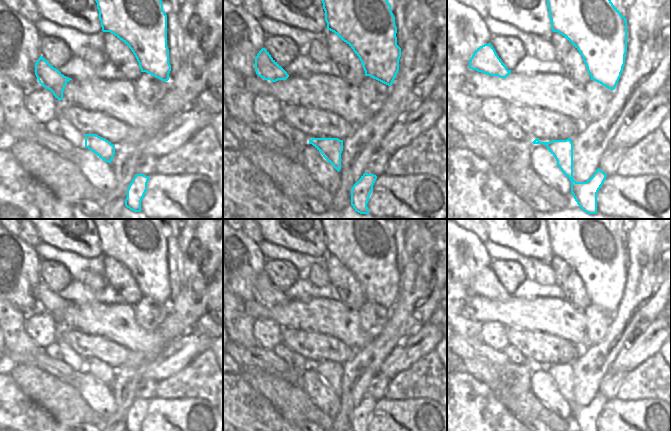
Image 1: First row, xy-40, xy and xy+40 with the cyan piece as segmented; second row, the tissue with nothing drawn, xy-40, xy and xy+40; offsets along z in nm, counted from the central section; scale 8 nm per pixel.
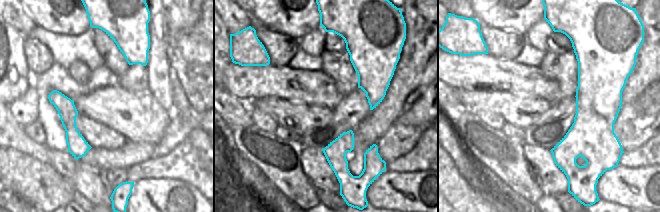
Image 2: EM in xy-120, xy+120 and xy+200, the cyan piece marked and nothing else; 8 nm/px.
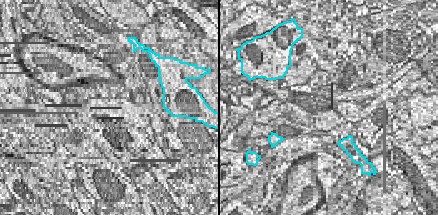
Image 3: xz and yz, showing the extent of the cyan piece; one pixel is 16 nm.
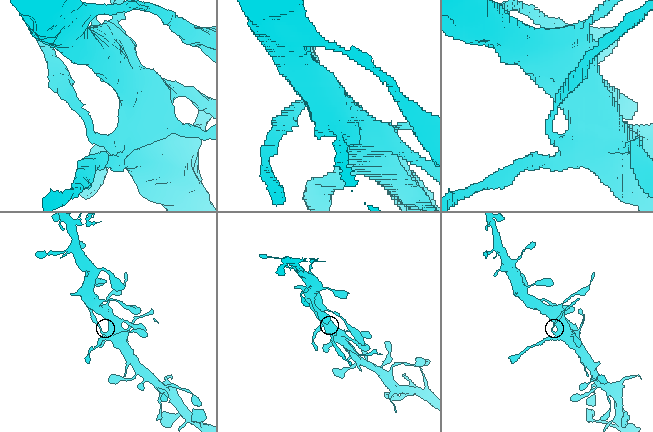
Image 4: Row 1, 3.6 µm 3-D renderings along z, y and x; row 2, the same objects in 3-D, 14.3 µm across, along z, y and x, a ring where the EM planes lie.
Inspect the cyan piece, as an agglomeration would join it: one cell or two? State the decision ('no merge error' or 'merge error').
no merge error

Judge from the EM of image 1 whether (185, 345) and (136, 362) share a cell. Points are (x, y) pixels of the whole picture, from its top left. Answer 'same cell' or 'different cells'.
different cells

